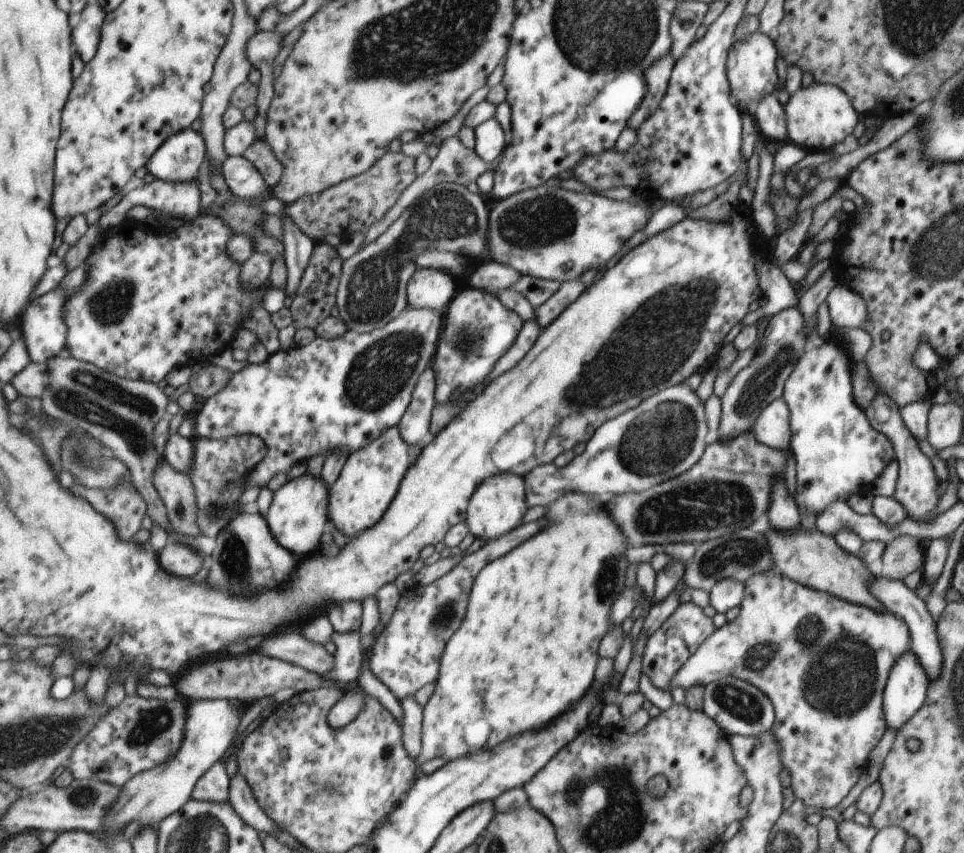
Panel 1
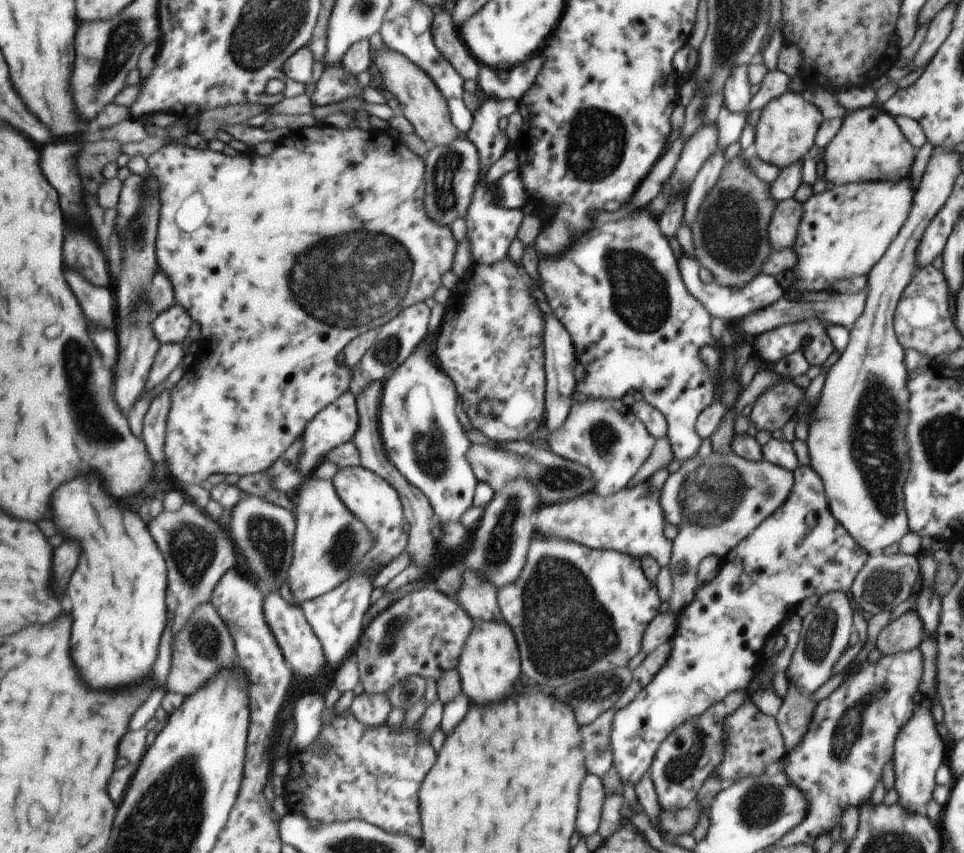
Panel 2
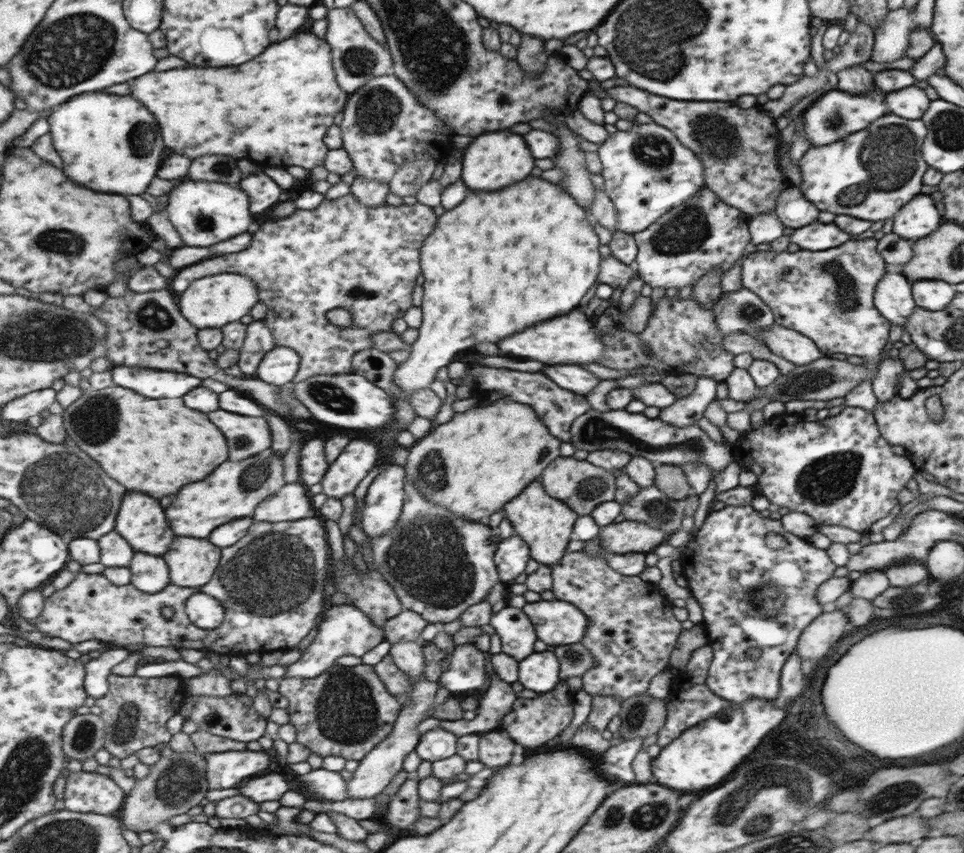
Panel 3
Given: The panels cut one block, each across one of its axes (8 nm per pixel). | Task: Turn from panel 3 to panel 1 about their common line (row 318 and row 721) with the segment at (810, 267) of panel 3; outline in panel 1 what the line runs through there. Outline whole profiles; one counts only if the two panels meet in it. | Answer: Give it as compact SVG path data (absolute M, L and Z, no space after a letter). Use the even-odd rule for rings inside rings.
M773 566L769 567L766 571L749 576L744 582L743 594L737 616L733 620L727 621L723 626L716 628L695 649L695 652L682 664L680 670L675 673L670 682L670 690L675 687L681 687L682 689L690 686L704 687L707 683L726 676L737 677L757 687L771 701L774 710L774 721L770 729L773 731L782 749L782 765L790 774L791 788L795 794L794 797L801 800L807 811L819 811L825 808L832 809L833 806L837 806L847 796L847 792L851 790L851 786L855 784L855 780L859 778L859 774L865 768L867 754L875 748L875 744L879 742L879 738L885 732L885 717L882 711L882 690L884 689L891 665L900 654L903 654L903 652L910 648L909 626L902 617L898 617L894 613L876 611L866 606L853 604L831 596L826 592L796 583L794 580L783 576L782 573L778 573Z

